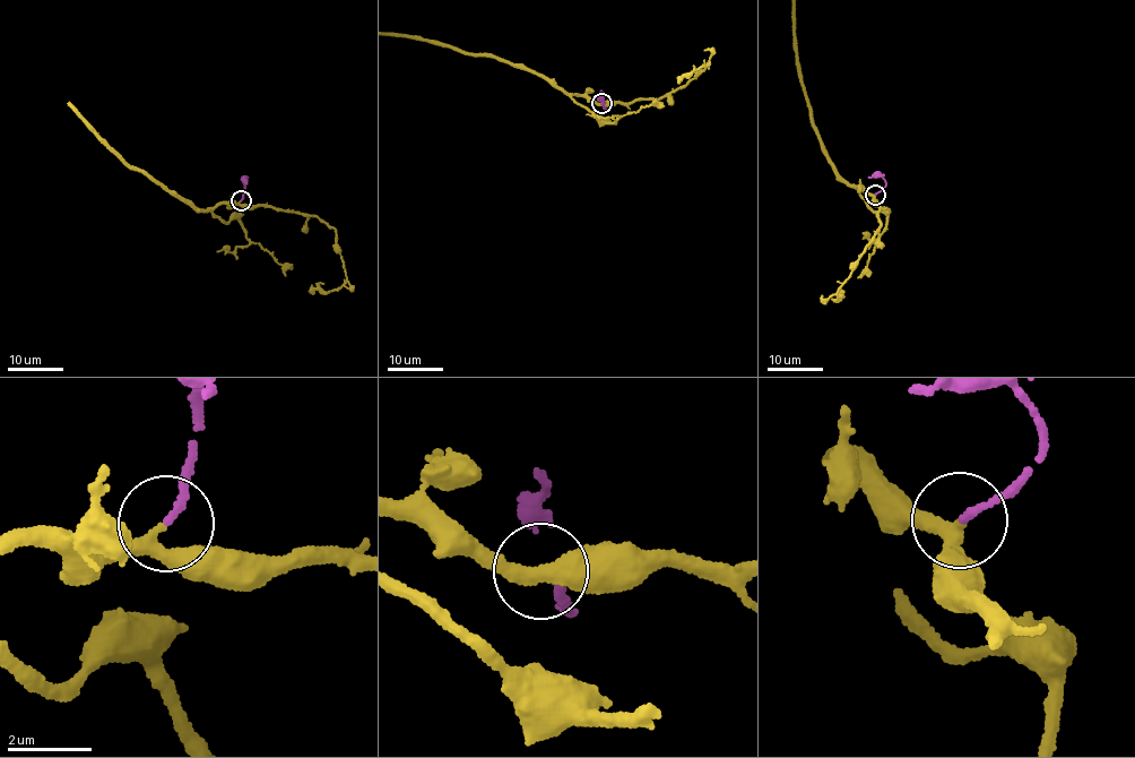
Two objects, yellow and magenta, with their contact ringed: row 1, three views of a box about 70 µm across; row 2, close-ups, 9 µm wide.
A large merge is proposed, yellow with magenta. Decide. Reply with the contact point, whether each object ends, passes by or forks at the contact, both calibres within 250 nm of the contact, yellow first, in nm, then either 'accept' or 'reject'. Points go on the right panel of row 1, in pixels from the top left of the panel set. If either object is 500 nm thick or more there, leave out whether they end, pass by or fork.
place (875, 195); yellow passes by; magenta ends; calibres 280 and 180 nm; accept

